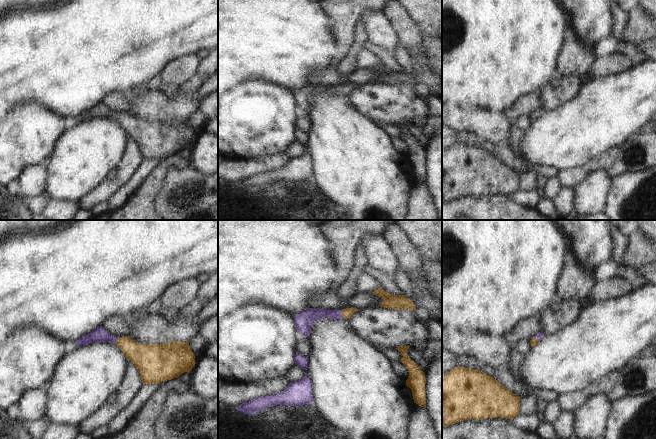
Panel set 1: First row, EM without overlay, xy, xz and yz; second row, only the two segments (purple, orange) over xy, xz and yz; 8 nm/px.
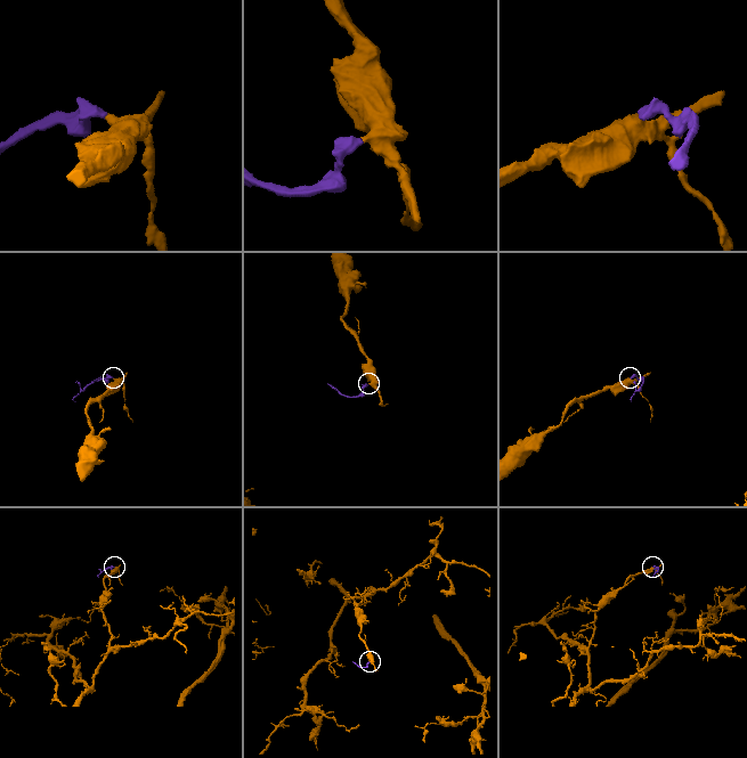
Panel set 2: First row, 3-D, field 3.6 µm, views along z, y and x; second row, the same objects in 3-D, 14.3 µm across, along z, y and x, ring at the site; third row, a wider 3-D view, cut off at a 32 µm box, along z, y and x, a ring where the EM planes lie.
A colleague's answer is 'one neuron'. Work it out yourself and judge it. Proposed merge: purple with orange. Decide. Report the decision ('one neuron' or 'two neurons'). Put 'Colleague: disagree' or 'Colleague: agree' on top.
Colleague: agree
one neuron

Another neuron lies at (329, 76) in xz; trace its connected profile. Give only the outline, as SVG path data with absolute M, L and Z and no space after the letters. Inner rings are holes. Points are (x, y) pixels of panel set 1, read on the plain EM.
M330 66L326 69L313 72L308 76L309 84L323 84L327 86L338 86L340 75L337 72L336 66Z

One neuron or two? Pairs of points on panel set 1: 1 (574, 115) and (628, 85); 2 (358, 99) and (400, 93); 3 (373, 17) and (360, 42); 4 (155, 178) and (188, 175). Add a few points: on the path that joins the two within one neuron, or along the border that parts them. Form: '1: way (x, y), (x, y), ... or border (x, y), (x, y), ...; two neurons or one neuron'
1: way (587, 115), (598, 115), (615, 98); one neuron
2: way (368, 99), (390, 99); one neuron
3: border (360, 17), (368, 40); two neurons
4: border (186, 167), (172, 169), (154, 198); two neurons

